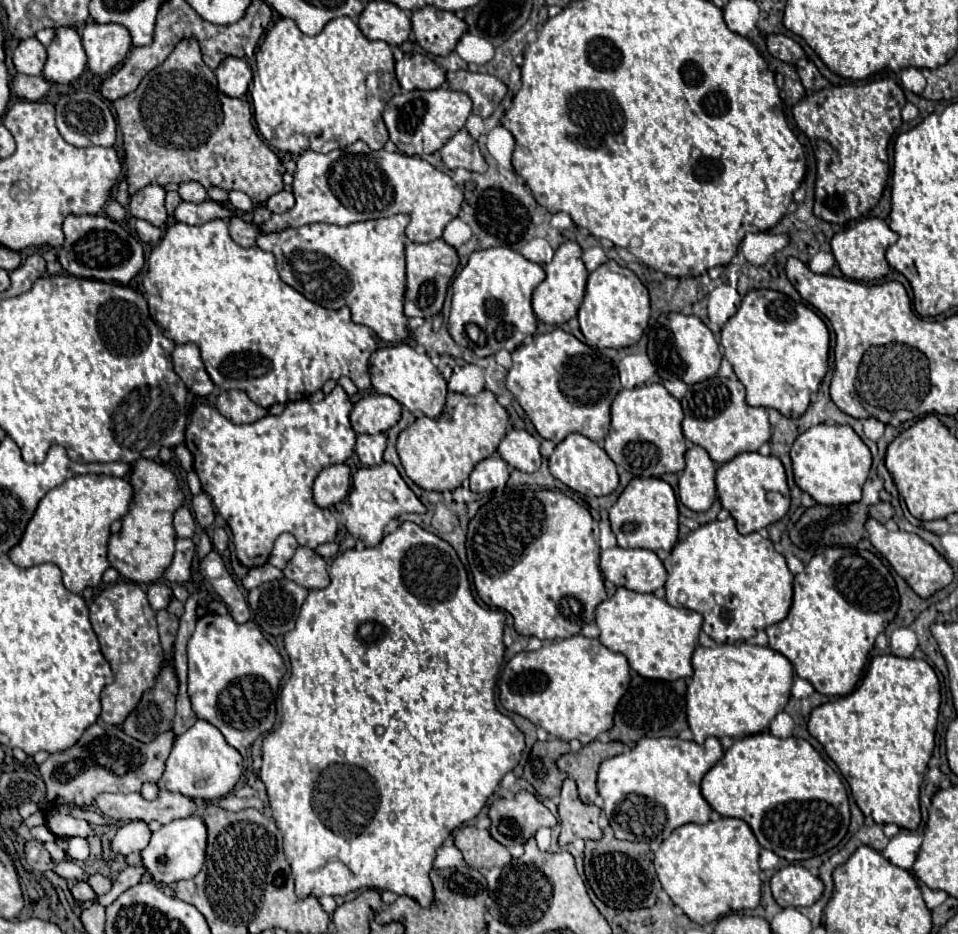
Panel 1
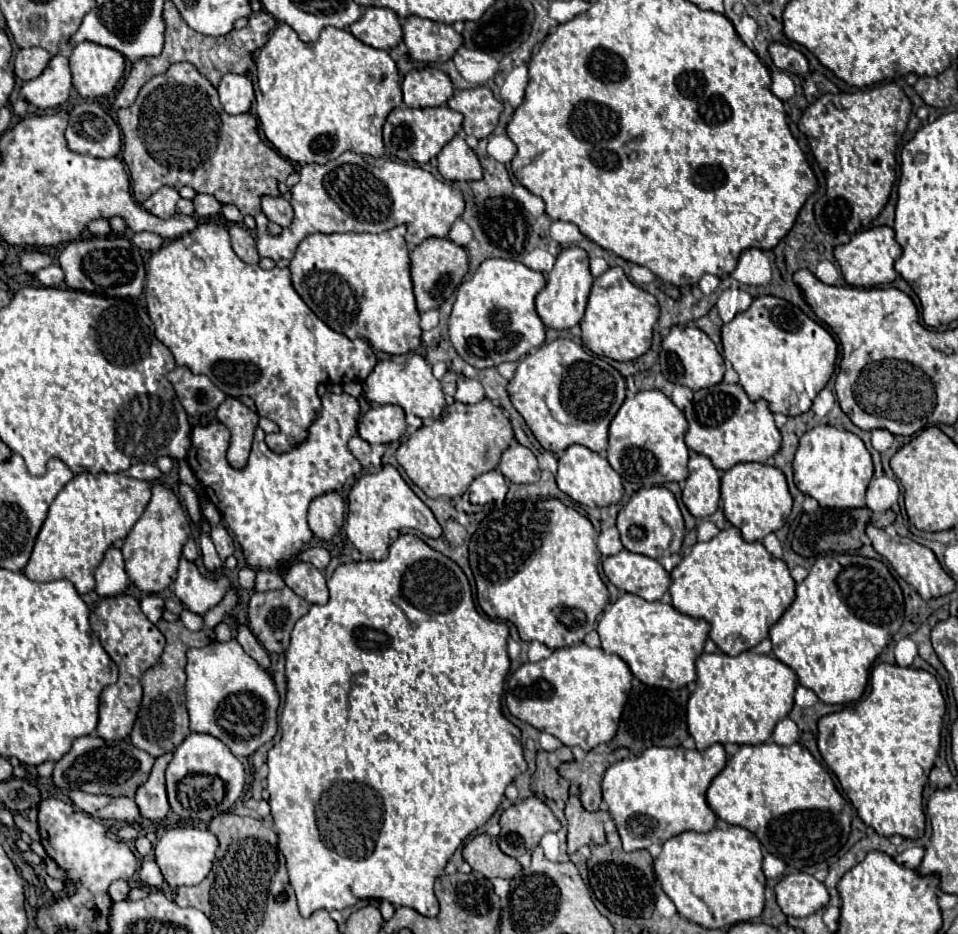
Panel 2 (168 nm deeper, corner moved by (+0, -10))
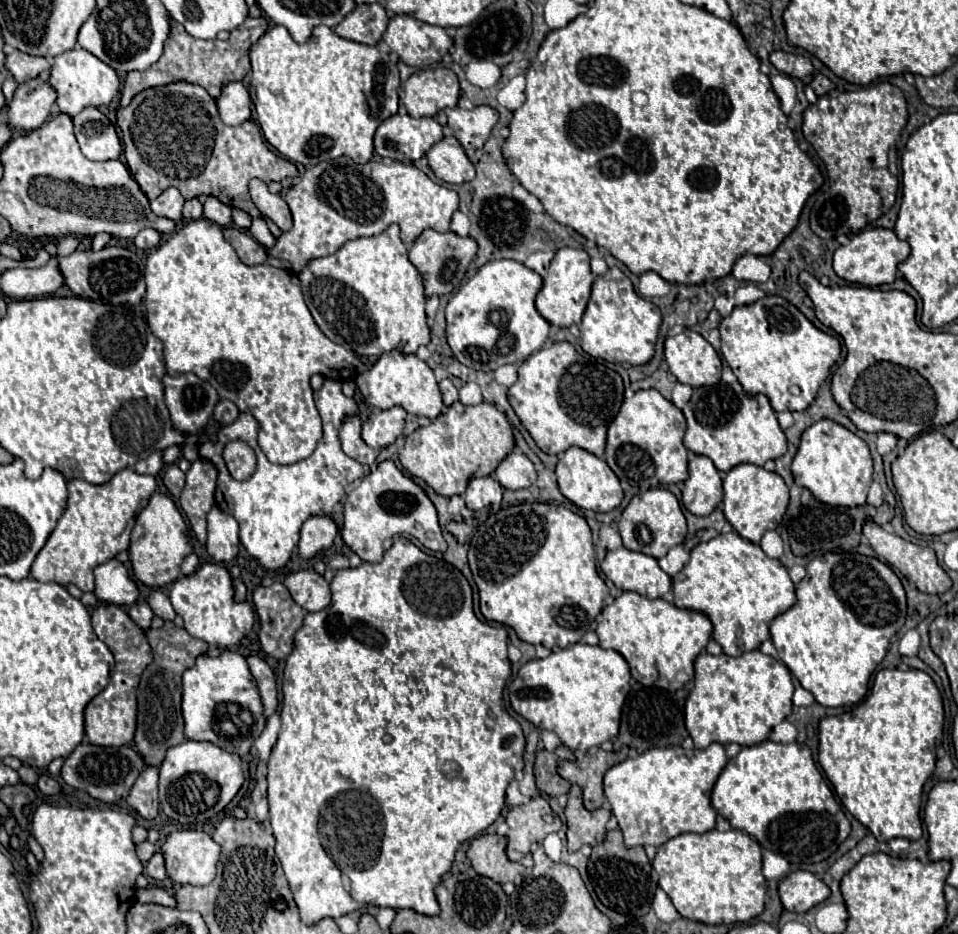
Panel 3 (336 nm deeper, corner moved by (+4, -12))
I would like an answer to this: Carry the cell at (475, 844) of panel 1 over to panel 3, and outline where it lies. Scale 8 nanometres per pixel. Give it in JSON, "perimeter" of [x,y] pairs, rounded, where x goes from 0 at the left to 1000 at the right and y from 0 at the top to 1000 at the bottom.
{"perimeter":[[[506,892],[492,900],[487,918],[500,937],[506,937],[525,948],[529,943],[535,943],[540,937],[548,935],[548,928],[544,924],[531,922],[527,909],[529,896]]]}

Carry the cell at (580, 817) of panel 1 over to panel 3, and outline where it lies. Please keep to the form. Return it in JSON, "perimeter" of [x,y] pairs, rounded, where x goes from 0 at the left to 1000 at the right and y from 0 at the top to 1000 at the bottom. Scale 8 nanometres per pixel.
{"perimeter":[[[598,840],[594,847],[594,858],[590,864],[592,875],[592,900],[594,911],[604,911],[606,905],[625,905],[632,896],[632,883],[638,875],[634,866],[613,868],[609,864],[609,853],[604,840]]]}

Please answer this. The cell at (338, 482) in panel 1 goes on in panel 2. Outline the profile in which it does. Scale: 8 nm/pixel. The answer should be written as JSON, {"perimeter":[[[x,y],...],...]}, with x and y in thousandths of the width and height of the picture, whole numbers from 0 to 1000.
{"perimeter":[[[352,526],[329,532],[323,541],[323,564],[335,577],[346,577],[360,554],[360,536]]]}

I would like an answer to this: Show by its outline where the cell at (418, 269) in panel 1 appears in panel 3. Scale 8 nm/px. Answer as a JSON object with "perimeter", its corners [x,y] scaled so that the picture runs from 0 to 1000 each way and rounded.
{"perimeter":[[[444,245],[427,267],[429,282],[439,290],[444,301],[444,314],[450,316],[465,316],[473,312],[473,299],[483,299],[487,292],[490,282],[496,277],[498,258],[494,254],[479,254],[471,247],[458,249],[452,245]]]}

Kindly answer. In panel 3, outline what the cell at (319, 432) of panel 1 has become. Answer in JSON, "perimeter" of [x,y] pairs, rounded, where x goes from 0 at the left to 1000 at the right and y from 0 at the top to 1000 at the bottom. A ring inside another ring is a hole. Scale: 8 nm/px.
{"perimeter":[[[339,406],[337,414],[329,419],[329,434],[337,449],[337,470],[333,472],[327,487],[312,496],[285,498],[268,476],[270,457],[266,446],[262,446],[260,442],[249,442],[249,446],[241,455],[235,455],[227,464],[224,476],[214,474],[208,479],[210,489],[218,491],[229,504],[227,530],[224,530],[229,545],[243,551],[249,558],[249,564],[252,564],[249,575],[254,586],[279,609],[293,609],[302,601],[304,590],[310,586],[314,562],[327,551],[346,551],[348,543],[358,534],[360,524],[368,515],[381,509],[379,498],[362,489],[354,472],[356,449],[360,444],[373,442],[373,431],[358,423],[354,408]],[[245,470],[256,470],[256,474],[268,487],[268,504],[258,515],[245,515],[233,494],[233,479]]]}

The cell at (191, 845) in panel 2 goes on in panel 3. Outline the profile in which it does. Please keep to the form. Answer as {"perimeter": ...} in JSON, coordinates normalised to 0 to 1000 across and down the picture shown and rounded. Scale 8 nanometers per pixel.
{"perimeter":[[[183,890],[174,896],[168,911],[172,913],[172,928],[174,937],[181,945],[187,948],[218,948],[224,939],[224,926],[229,922],[231,907],[214,892],[214,890]]]}

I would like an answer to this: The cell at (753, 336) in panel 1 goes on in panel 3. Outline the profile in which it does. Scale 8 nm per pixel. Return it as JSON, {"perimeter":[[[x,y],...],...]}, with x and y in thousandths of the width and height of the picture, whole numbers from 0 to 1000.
{"perimeter":[[[813,316],[767,329],[751,348],[753,378],[782,423],[801,423],[809,440],[842,438],[878,382],[874,361],[853,352],[828,324]]]}

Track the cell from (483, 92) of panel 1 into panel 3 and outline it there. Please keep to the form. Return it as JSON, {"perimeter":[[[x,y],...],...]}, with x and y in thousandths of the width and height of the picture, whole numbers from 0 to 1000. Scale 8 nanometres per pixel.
{"perimeter":[[[500,112],[492,119],[485,119],[481,115],[465,117],[467,134],[473,138],[477,151],[483,155],[483,160],[500,160],[510,149],[510,142],[515,134],[521,127],[521,121],[508,112]]]}

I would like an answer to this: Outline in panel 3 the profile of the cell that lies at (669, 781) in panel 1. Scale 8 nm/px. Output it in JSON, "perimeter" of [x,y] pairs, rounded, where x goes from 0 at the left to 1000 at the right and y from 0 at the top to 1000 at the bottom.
{"perimeter":[[[753,796],[721,804],[711,799],[682,801],[665,813],[640,819],[632,828],[632,853],[646,879],[654,907],[688,907],[711,892],[738,892],[746,888],[748,868],[742,862],[742,847],[757,819],[759,810]]]}

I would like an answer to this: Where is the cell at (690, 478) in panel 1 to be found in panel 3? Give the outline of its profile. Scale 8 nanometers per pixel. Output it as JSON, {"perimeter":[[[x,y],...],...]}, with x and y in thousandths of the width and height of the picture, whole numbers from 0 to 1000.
{"perimeter":[[[725,487],[719,494],[719,513],[713,521],[713,541],[723,551],[740,551],[755,534],[753,509],[744,494],[736,487]]]}

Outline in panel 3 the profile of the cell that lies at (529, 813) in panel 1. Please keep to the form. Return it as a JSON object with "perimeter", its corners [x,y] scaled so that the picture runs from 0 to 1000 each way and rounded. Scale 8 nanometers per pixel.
{"perimeter":[[[558,853],[548,862],[540,862],[529,870],[531,903],[529,918],[544,922],[556,903],[565,903],[573,892],[586,888],[586,877],[567,853]]]}

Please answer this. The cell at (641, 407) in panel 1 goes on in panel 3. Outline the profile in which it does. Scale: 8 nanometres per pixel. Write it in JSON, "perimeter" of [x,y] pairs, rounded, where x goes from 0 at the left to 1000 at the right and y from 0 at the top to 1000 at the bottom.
{"perimeter":[[[686,416],[665,419],[659,427],[652,427],[644,446],[636,455],[634,464],[634,481],[632,481],[632,494],[642,504],[642,509],[667,526],[675,526],[680,521],[688,519],[700,519],[717,513],[717,481],[713,476],[715,466],[715,446],[711,438],[707,438],[700,429],[696,429]]]}

